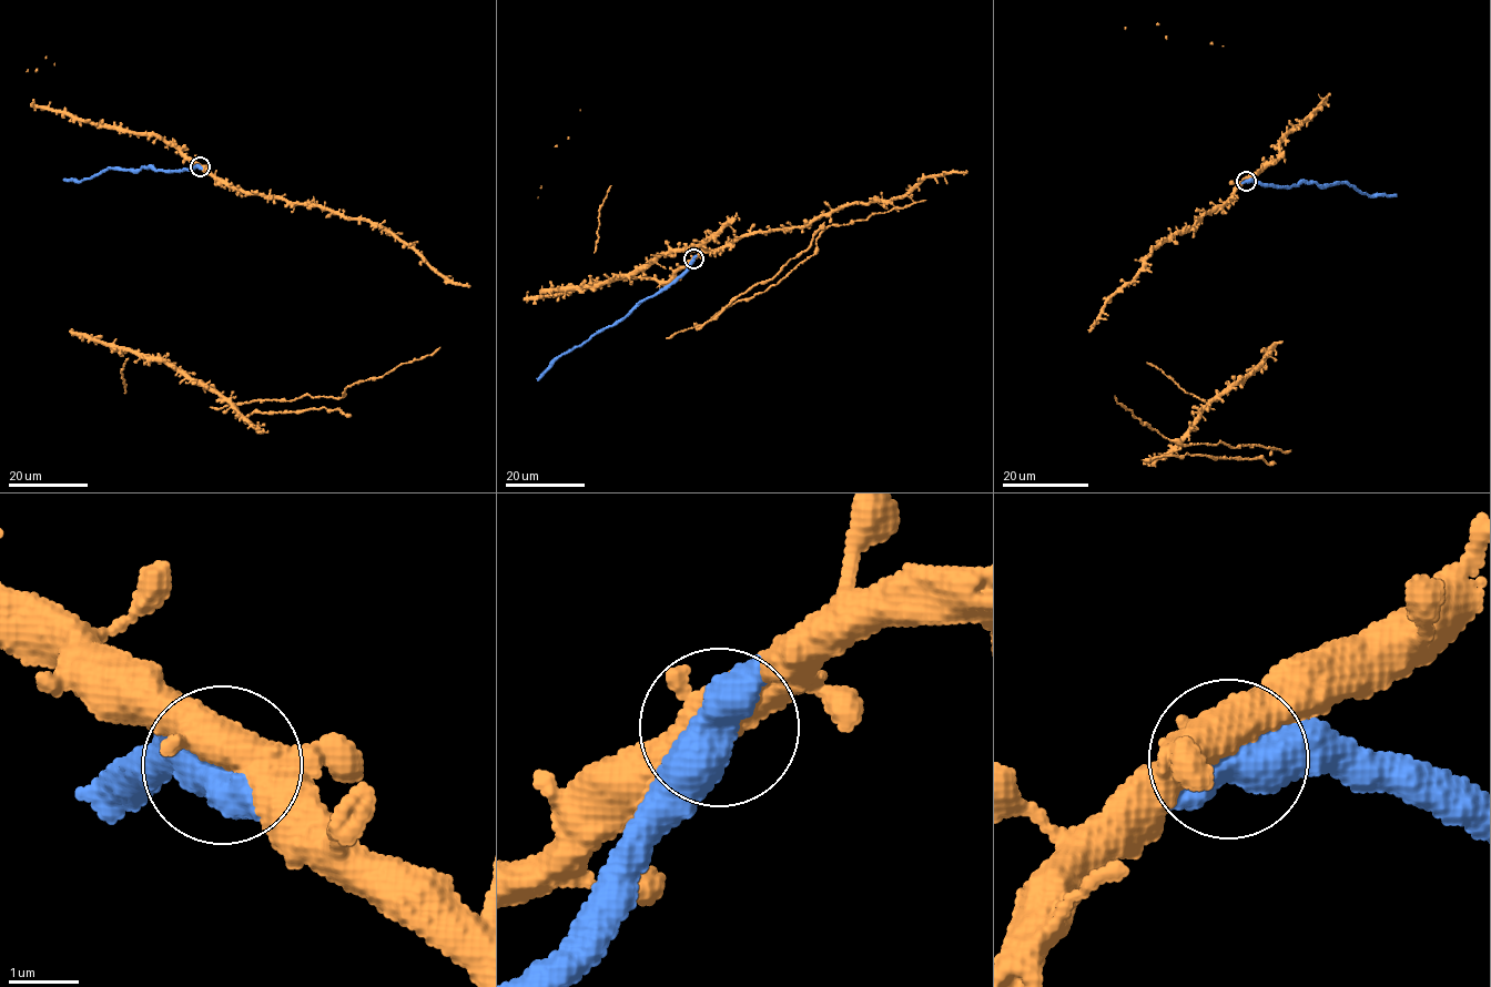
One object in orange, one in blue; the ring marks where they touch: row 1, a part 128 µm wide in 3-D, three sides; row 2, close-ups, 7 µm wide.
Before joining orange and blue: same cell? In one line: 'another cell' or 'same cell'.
another cell

